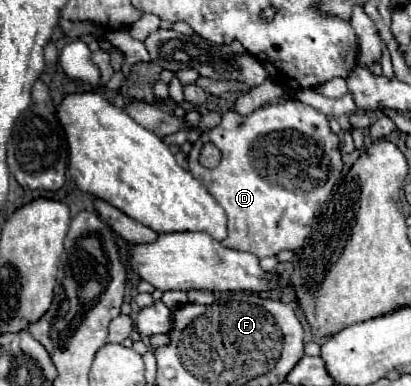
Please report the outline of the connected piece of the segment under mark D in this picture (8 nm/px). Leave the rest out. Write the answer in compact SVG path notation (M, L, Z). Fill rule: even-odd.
M300 101L266 105L248 117L242 117L236 111L226 111L220 125L202 133L188 155L190 173L206 185L210 195L228 215L228 237L222 245L236 251L254 253L256 257L274 257L278 251L302 248L309 238L312 223L316 221L318 207L322 207L332 193L334 183L340 179L342 157L338 145L338 135L330 129L328 117ZM206 143L214 143L222 153L222 159L214 169L206 169L198 161L198 155Z

